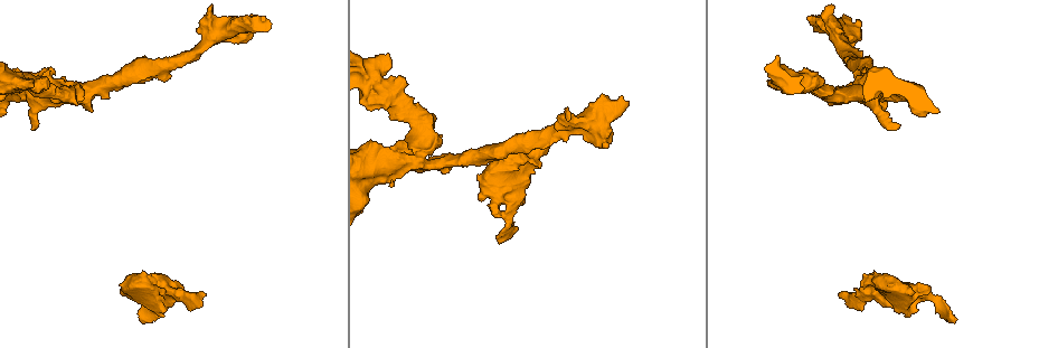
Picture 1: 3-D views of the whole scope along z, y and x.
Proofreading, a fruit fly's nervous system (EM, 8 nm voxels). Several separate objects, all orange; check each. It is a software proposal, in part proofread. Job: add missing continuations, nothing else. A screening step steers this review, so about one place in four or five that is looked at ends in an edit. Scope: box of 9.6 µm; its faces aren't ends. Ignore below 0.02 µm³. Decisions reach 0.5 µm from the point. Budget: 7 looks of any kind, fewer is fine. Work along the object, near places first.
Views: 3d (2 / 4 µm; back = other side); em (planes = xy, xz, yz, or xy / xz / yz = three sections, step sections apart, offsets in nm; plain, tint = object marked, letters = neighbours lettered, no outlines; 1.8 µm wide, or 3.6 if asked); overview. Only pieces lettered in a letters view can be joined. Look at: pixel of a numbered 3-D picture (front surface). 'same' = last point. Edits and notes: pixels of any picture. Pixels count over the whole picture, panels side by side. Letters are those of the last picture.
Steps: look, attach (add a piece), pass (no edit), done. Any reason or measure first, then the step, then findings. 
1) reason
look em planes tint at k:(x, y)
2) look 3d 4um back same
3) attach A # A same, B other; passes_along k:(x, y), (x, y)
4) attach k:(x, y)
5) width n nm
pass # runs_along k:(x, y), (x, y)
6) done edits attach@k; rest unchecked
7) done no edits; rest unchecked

sudden change in width
look em 3.6um yz step 4 letters at 1:(776, 84)

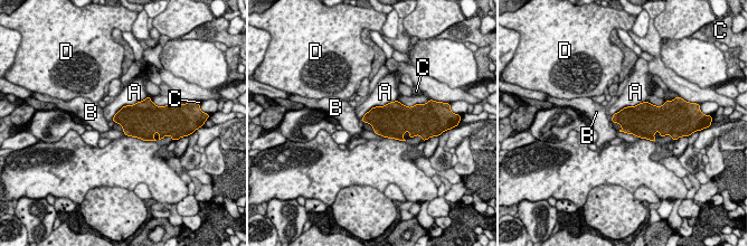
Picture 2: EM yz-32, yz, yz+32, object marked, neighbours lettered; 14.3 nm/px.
another direction
look em 3.6um planes letters same

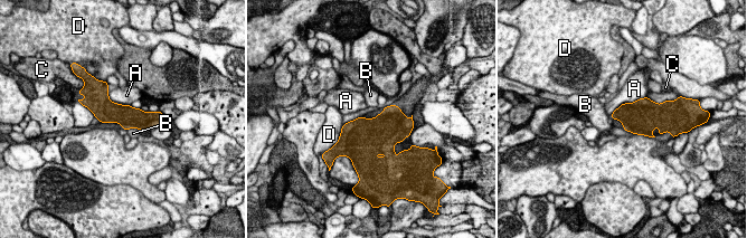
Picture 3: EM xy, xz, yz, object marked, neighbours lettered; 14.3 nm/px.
width 320 nm
pass # A other, B other, C other, D other; none of them fits

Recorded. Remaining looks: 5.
look 3d 2um at 1:(883, 108)

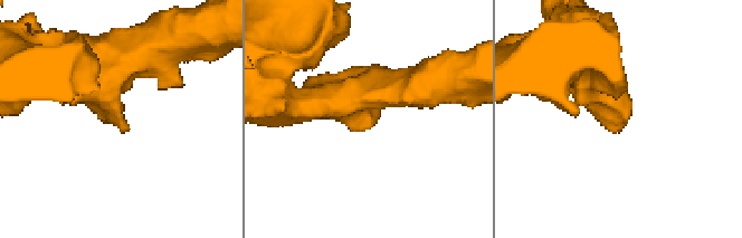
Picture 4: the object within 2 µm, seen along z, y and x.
now the EM
look em 3.6um xz step 8 letters at 4:(376, 112)

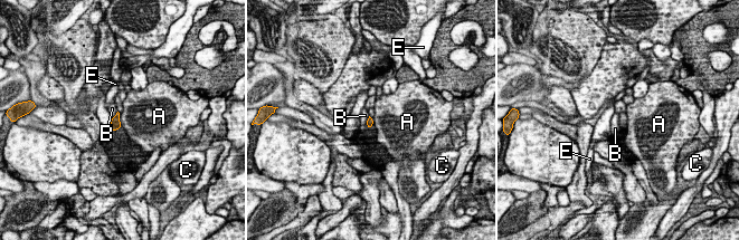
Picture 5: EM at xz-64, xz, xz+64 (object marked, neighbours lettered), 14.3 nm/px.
pass # A other, B other, C other, E other; border 5:(119, 114), (121, 127); no lettered piece goes on from it

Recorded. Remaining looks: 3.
an open end
look 3d 2um at 1:(139, 314)

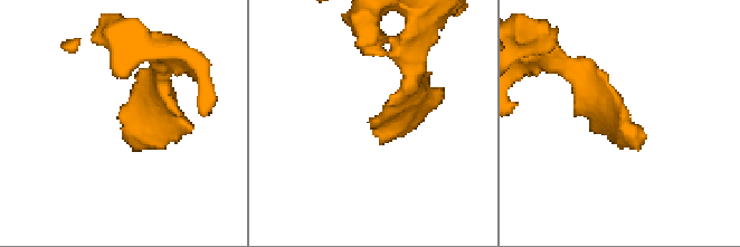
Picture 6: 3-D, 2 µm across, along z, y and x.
look em planes tint at 6:(632, 127)

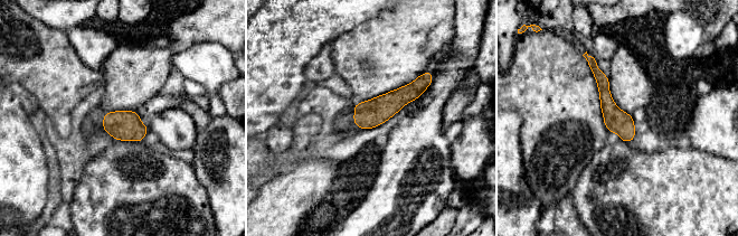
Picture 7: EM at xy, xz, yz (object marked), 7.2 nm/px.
look em planes letters same

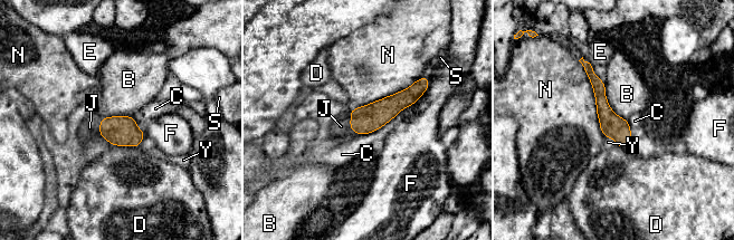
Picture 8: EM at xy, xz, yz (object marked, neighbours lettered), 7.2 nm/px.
longest_contact N 600 nm
attach J # B other, C other, D other, E other, F other, J same, N other, S other, Y other; passes_along 8:(368, 118), (350, 122), (341, 126); it goes on there

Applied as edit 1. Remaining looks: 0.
done edits attach@8; rest unchecked

